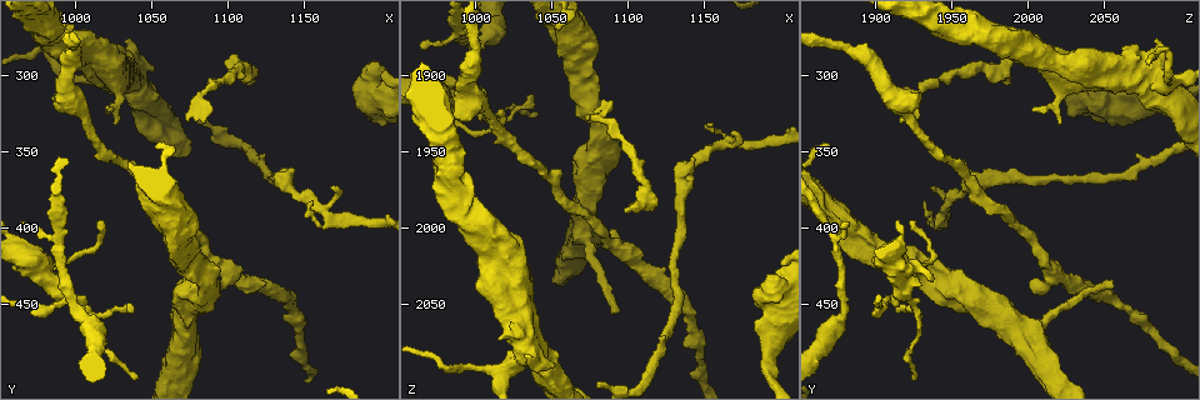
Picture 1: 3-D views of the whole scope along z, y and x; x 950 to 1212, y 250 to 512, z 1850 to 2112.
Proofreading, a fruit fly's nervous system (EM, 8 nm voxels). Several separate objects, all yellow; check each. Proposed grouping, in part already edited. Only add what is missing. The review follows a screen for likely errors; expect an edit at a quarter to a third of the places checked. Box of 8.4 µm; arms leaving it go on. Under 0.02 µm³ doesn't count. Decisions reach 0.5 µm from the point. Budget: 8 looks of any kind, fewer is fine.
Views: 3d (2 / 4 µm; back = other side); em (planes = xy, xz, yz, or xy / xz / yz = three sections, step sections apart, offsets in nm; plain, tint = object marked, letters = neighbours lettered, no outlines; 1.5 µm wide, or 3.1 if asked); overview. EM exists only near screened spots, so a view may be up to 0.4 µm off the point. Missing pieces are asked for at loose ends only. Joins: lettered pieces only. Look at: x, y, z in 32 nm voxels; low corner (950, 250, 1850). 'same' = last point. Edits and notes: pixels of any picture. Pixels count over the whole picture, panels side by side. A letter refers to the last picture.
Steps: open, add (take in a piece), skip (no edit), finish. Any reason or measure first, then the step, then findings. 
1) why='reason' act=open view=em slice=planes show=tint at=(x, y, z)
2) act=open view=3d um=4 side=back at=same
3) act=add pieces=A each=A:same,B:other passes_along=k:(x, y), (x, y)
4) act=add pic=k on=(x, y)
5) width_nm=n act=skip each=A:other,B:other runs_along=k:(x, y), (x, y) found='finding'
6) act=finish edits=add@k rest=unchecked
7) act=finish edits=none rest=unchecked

why='tapers out' act=open view=em slice=planes show=letters at=(1090, 436, 2054)

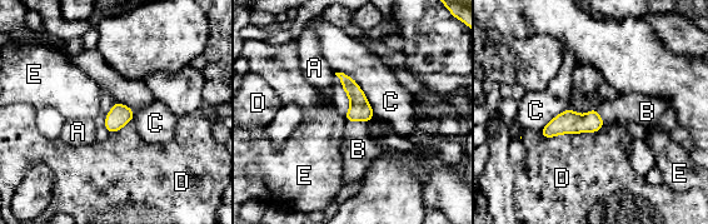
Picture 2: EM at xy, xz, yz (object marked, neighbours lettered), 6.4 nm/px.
act=add pieces=B each=A:other,B:same,C:other,D:other,E:other passes_along=2:(360, 110), (357, 120), (358, 149) found='it goes on there'

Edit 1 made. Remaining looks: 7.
why='thin end' act=open view=em slice=xz step=8 show=letters at=(1042, 496, 1922)

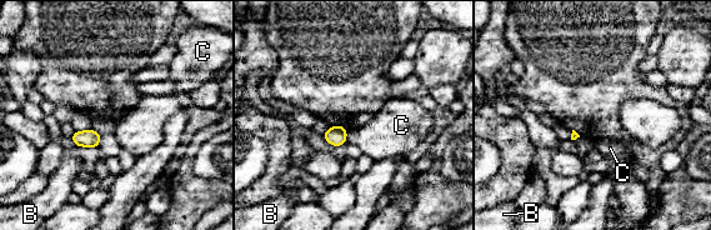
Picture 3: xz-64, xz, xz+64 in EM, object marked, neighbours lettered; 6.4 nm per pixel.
act=skip each=B:other,C:other border=3:(348, 129), (346, 141) found='none of them fits'

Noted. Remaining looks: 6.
act=open view=em slice=xy step=8 show=tint at=(1090, 434, 2000)

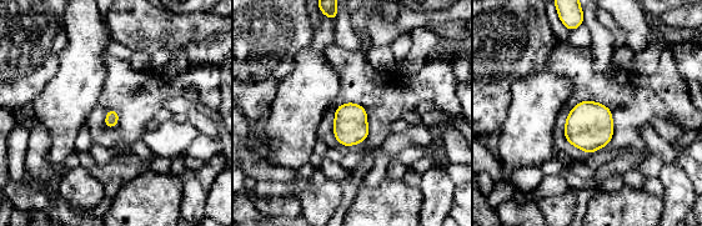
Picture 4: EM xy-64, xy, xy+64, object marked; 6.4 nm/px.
why='another direction' act=open view=em slice=planes show=letters at=same

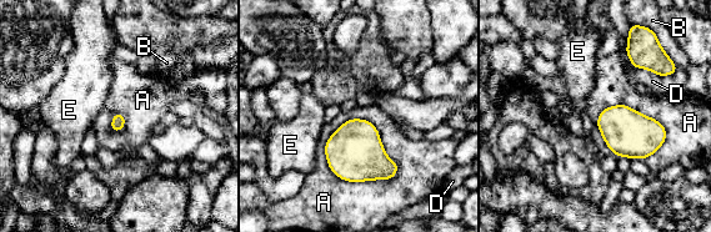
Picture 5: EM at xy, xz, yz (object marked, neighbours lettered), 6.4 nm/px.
act=skip each=A:other,B:other,D:other,E:other border=5:(324, 145), (341, 178), (397, 172) found='no lettered piece goes on from it'

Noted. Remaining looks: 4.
act=finish edits=add@2 rest=unchecked

